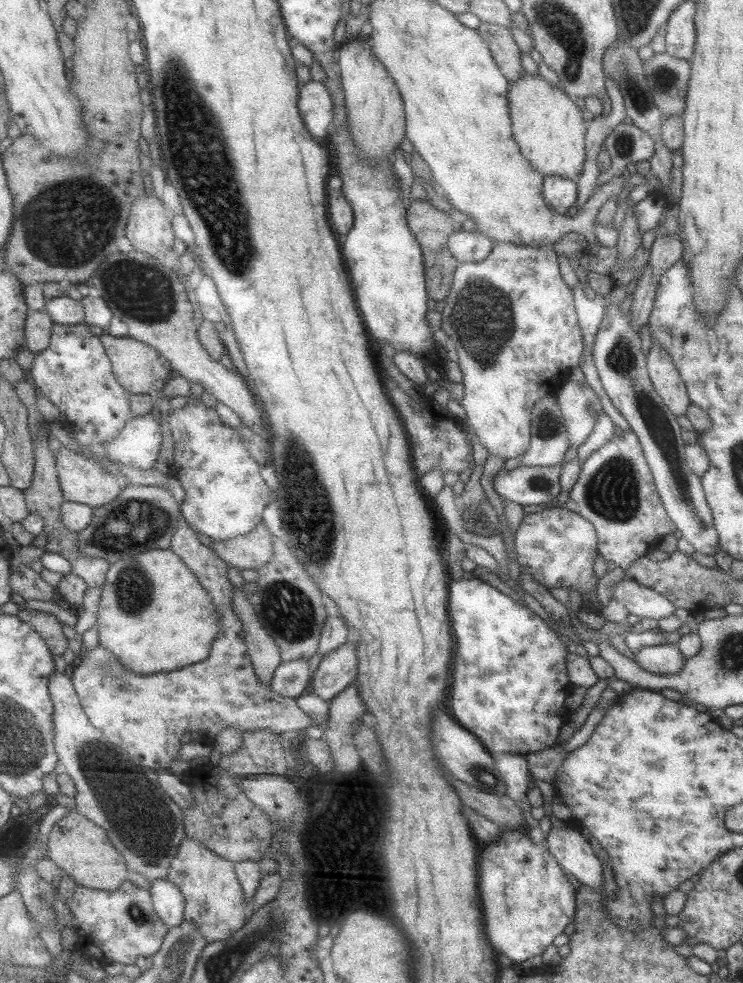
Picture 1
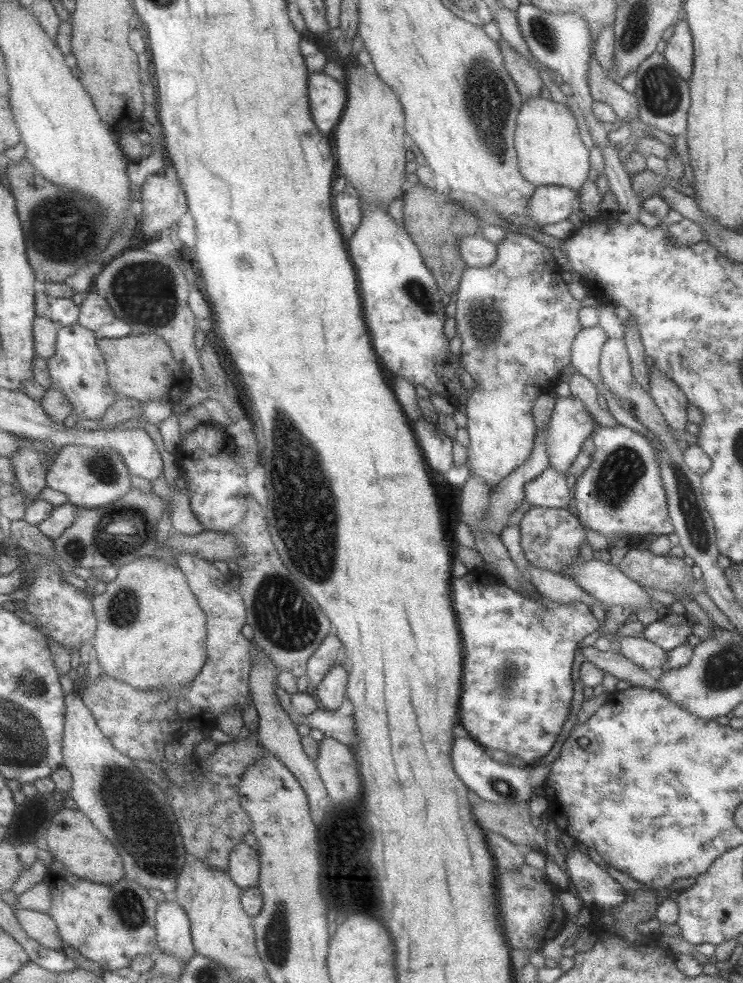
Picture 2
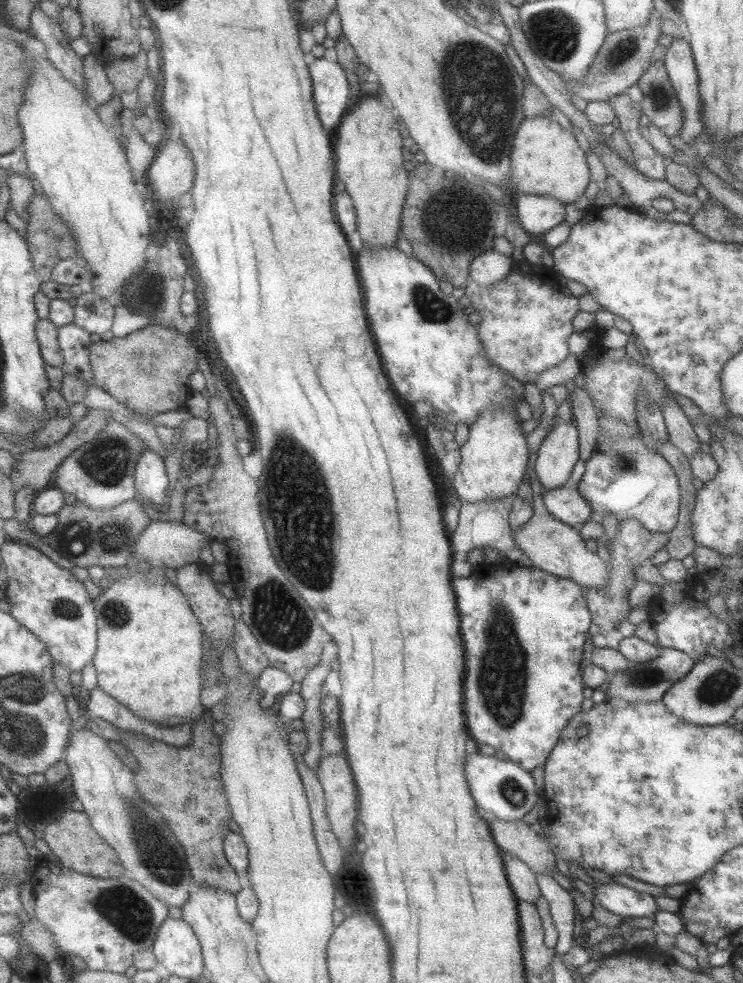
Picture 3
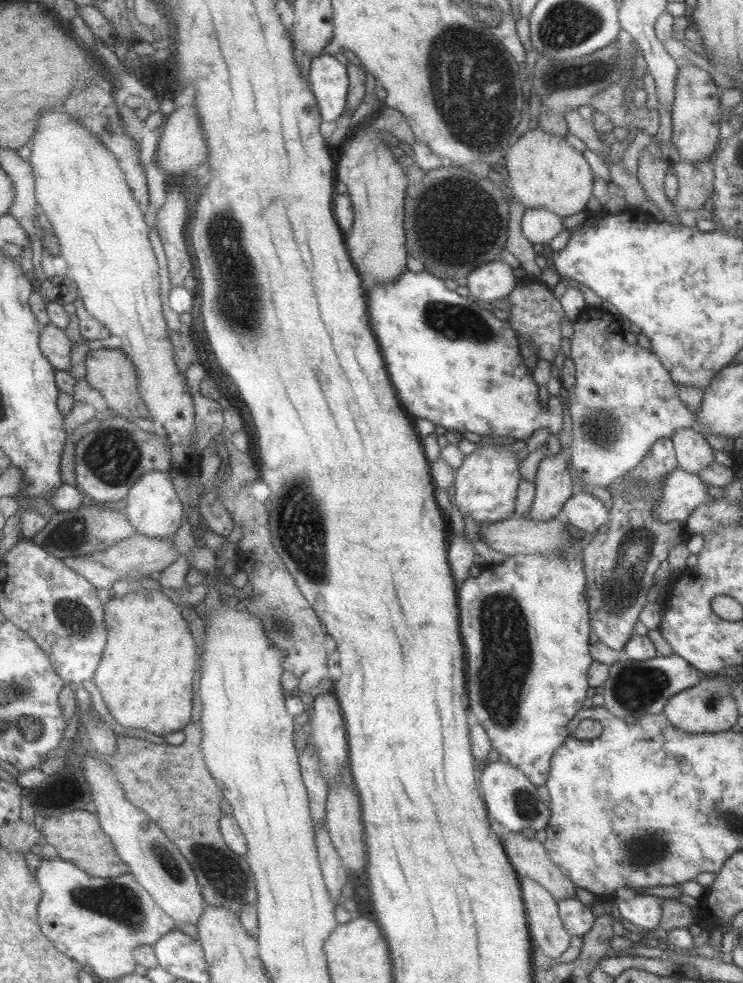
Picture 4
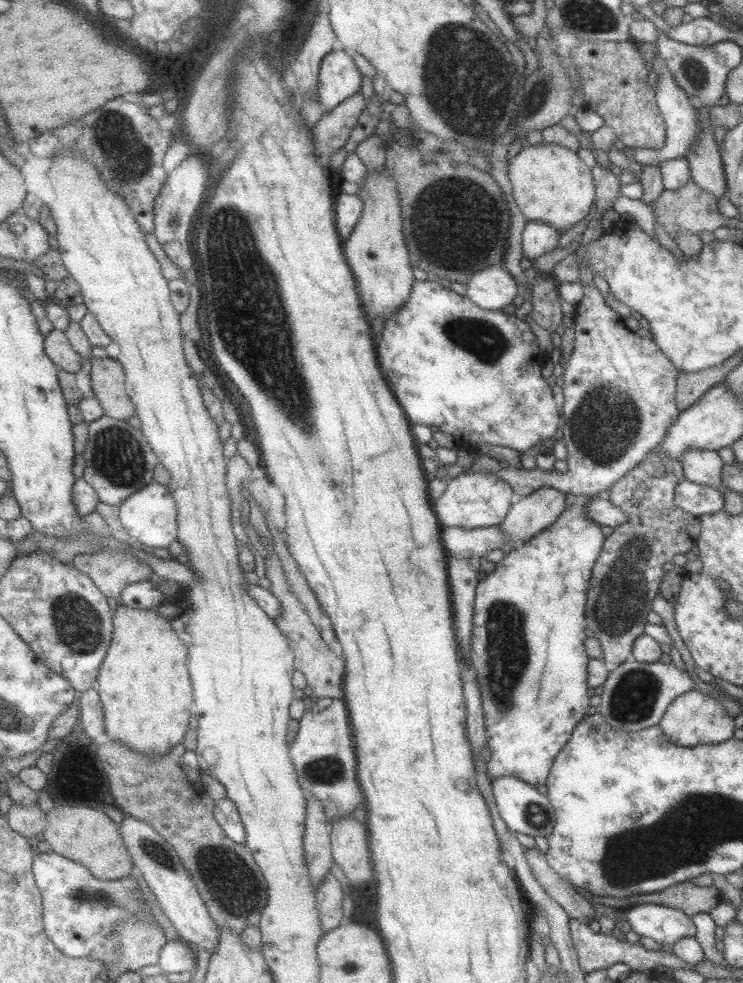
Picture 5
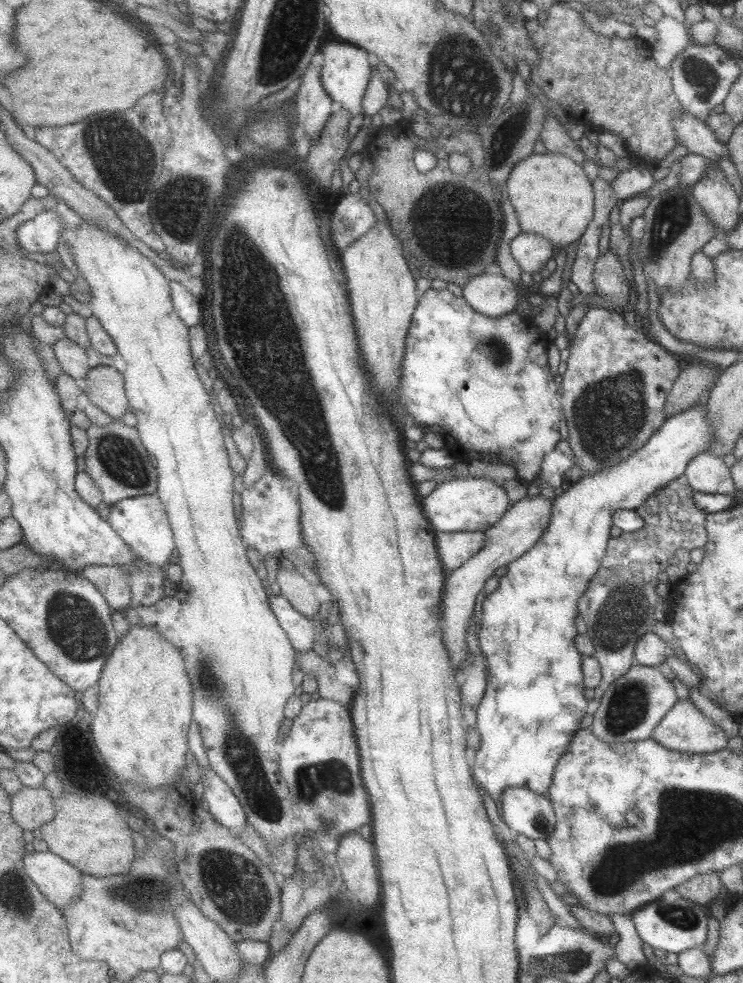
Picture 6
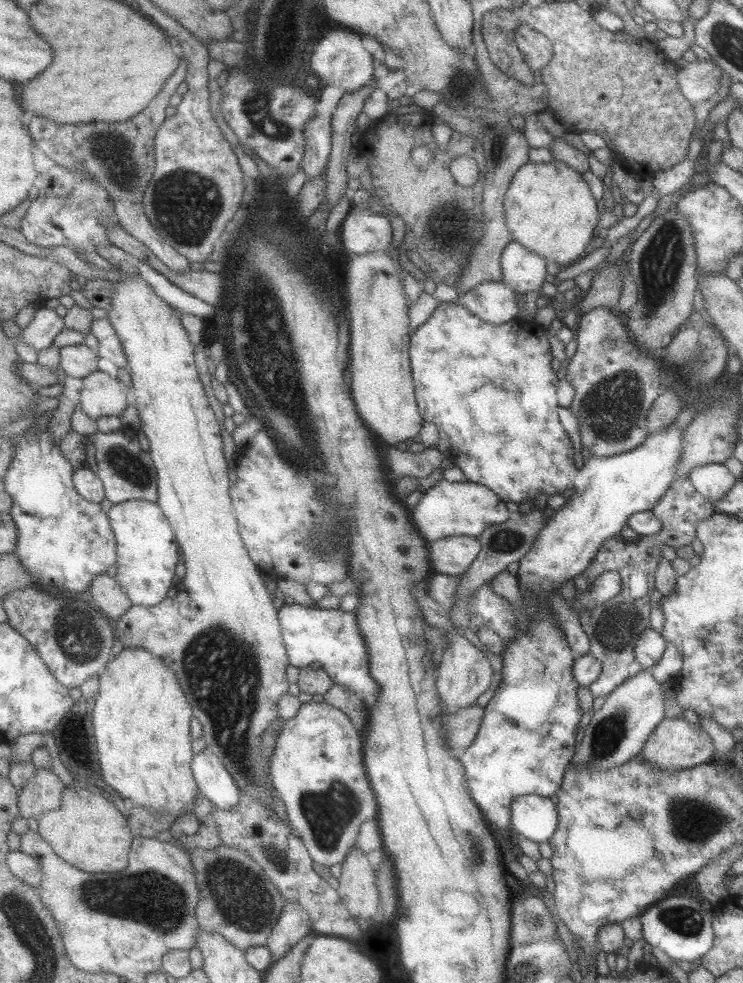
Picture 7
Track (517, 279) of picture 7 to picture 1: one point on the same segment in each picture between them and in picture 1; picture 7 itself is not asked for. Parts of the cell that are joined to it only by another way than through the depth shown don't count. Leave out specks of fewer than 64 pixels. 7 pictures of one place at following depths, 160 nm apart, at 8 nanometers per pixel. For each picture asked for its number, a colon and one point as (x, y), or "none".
1: (559, 193)
2: (549, 203)
3: (536, 214)
4: (538, 225)
5: (538, 237)
6: (530, 251)

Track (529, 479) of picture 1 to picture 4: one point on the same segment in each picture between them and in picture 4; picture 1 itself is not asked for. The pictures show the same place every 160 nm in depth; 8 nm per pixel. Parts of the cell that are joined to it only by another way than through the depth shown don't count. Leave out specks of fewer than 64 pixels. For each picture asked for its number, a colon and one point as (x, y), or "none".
2: (549, 489)
3: (564, 502)
4: (582, 510)

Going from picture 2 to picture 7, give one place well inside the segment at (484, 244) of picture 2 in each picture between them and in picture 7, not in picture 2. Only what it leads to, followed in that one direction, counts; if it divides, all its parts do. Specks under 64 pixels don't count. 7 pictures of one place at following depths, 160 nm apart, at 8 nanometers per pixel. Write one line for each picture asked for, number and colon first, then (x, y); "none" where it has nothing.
3: (485, 268)
4: (492, 280)
5: (492, 288)
6: (493, 295)
7: (493, 302)

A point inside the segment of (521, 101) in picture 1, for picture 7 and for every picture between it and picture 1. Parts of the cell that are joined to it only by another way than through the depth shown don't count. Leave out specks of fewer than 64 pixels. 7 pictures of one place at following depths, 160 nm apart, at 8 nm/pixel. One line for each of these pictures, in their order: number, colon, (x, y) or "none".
2: (549, 150)
3: (545, 159)
4: (543, 170)
5: (549, 182)
6: (551, 196)
7: (549, 209)

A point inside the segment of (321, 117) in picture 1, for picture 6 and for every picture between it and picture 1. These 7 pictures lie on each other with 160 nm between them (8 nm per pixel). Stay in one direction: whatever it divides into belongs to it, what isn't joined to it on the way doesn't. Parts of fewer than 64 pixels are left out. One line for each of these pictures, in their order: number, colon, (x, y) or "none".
2: (326, 97)
3: (329, 87)
4: (328, 81)
5: (338, 78)
6: (344, 74)

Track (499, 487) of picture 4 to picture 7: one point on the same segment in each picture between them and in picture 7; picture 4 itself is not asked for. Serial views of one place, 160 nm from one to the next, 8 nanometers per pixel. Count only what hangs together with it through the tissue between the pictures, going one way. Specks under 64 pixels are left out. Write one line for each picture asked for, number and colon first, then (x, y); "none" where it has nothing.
5: (473, 499)
6: (470, 504)
7: (446, 508)

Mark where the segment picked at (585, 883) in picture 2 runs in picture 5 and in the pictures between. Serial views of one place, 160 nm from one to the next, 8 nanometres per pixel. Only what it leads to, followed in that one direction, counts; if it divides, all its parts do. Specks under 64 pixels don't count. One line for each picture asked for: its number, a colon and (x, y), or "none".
3: (617, 899)
4: (643, 911)
5: (664, 925)

